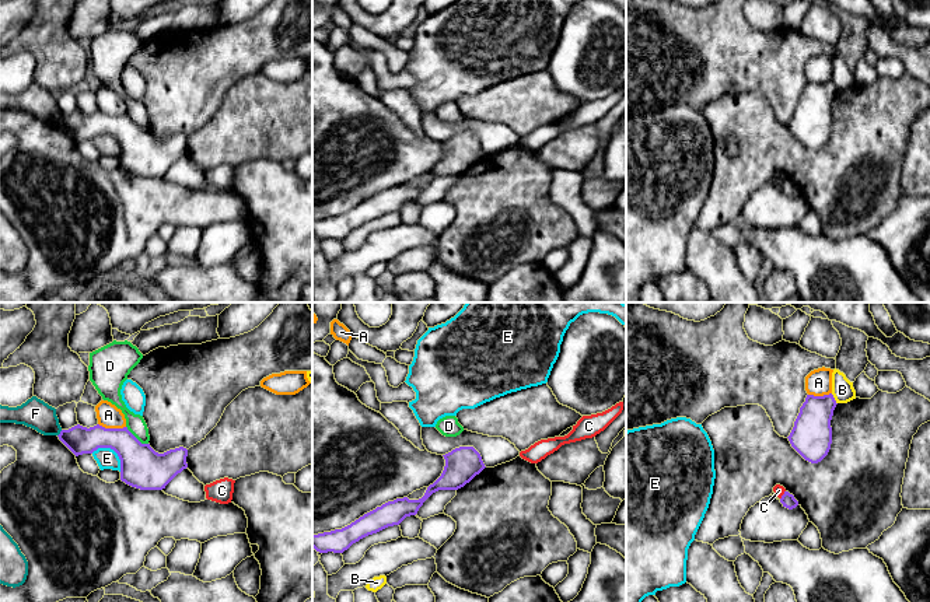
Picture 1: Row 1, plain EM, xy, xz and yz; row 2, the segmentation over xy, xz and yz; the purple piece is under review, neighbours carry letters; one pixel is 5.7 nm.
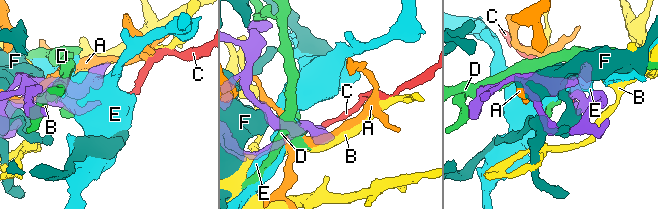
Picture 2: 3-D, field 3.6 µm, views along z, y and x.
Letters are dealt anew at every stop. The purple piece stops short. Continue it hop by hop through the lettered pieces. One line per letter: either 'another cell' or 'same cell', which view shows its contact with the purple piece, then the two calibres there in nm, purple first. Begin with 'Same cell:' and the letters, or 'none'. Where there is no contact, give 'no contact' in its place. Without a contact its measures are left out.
Same cell: none
A: another cell; meets purple in xy; 220 nm thick on the purple side, 140 nm on the other
B: another cell; meets purple in yz; 240 nm thick on the purple side, 130 nm on the other
C: another cell; meets purple in yz; 80 nm thick on the purple side, 70 nm on the other
D: another cell; meets purple in xy; 240 nm thick on the purple side, 110 nm on the other
E: another cell; meets purple in xy; 240 nm thick on the purple side, 120 nm on the other
F: another cell; meets purple in xy; 160 nm thick on the purple side, 170 nm on the other

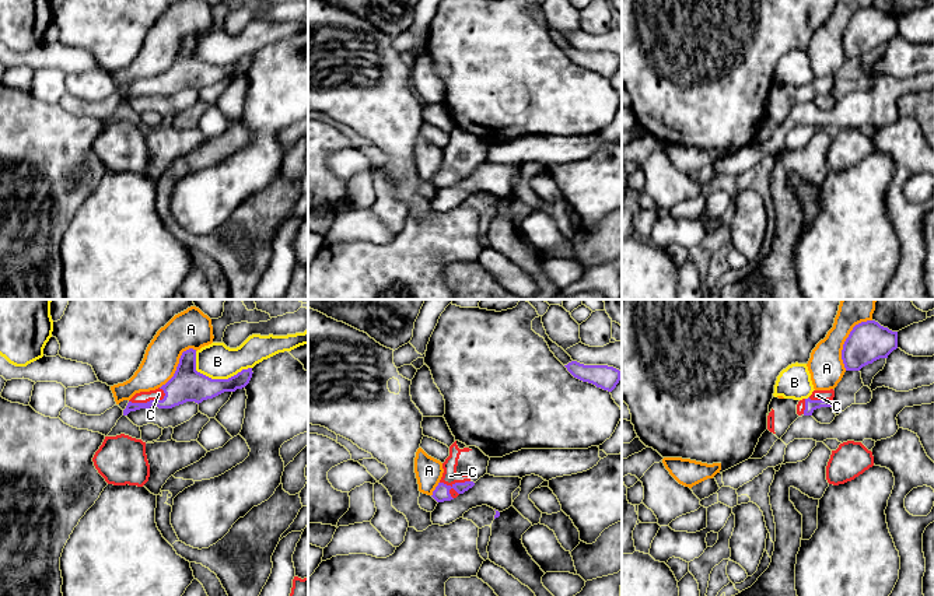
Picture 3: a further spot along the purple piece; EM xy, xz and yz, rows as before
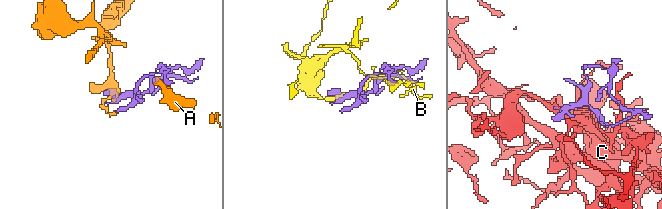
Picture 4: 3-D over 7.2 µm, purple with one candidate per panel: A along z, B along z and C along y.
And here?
Same cell: C
A: another cell; meets purple in yz; 220 nm thick on the purple side, 200 nm on the other
B: another cell; meets purple in xy; 190 nm thick on the purple side, 200 nm on the other
C: same cell; meets purple in xz; 90 nm thick on the purple side, 90 nm on the other

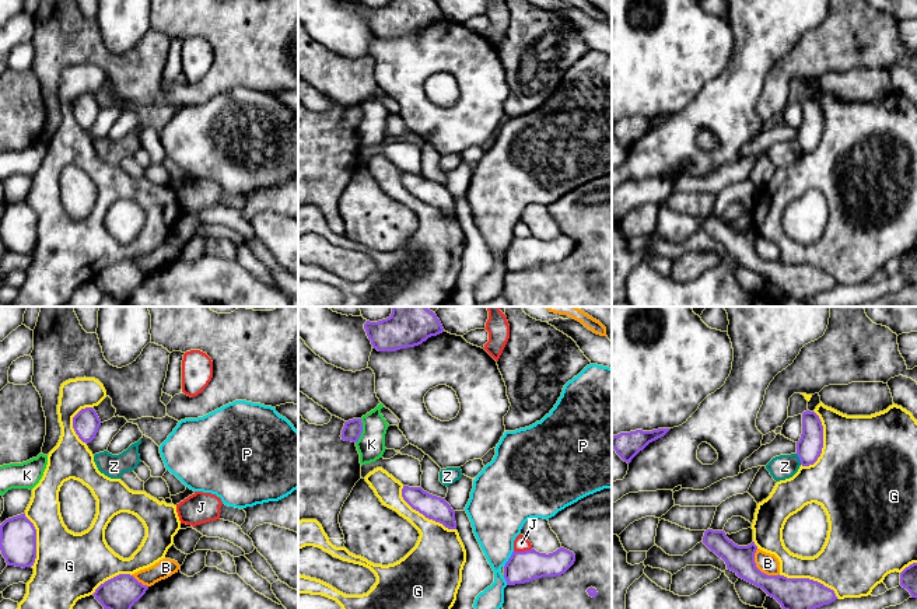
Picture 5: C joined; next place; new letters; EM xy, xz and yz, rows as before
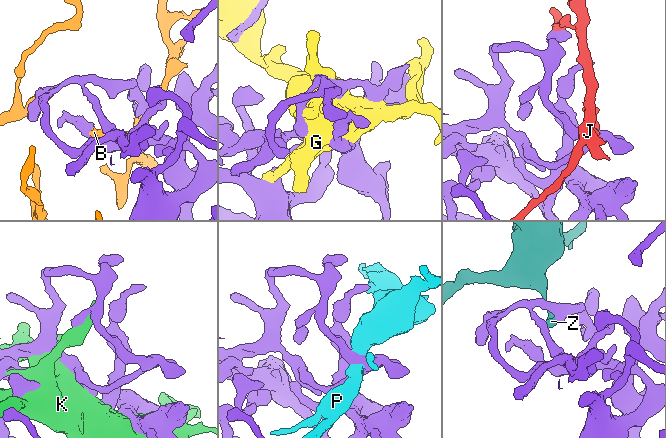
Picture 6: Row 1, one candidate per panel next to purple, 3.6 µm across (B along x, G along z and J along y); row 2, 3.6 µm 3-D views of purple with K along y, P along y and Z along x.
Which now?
Same cell: none
B: another cell; meets purple in yz; 190 nm thick on the purple side, 120 nm on the other
G: another cell; meets purple in xz; 140 nm thick on the purple side, 300 nm on the other
J: another cell; meets purple in xz; 180 nm thick on the purple side, 90 nm on the other
K: another cell; meets purple in xz; 110 nm thick on the purple side, 160 nm on the other
P: another cell; meets purple in xz; 180 nm thick on the purple side, 300 nm on the other
Z: another cell; meets purple in yz; 140 nm thick on the purple side, 140 nm on the other

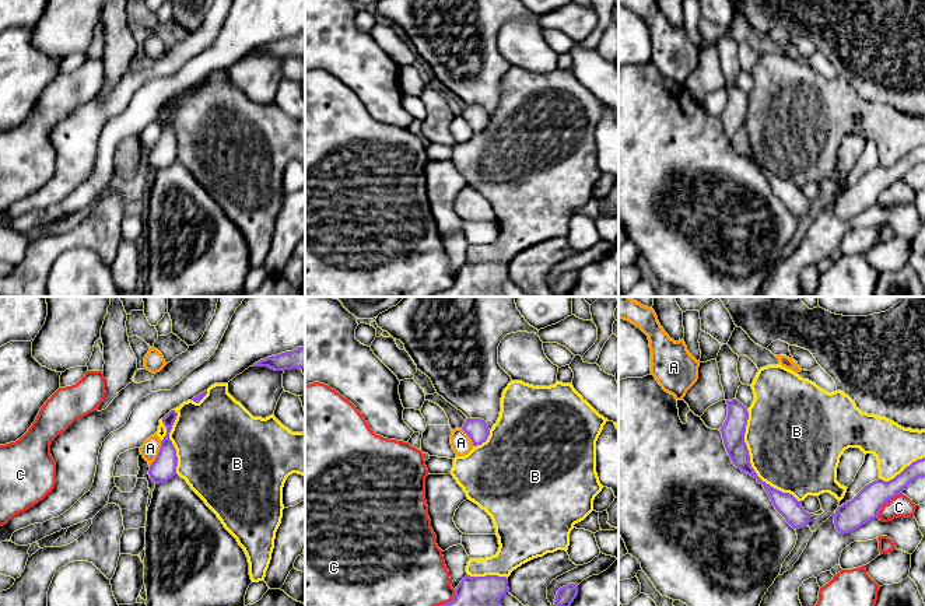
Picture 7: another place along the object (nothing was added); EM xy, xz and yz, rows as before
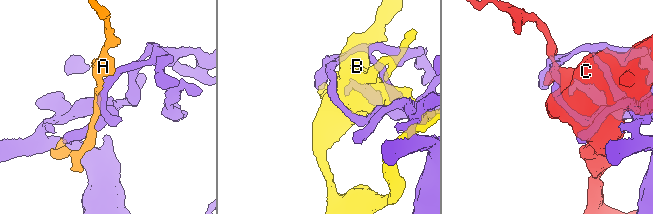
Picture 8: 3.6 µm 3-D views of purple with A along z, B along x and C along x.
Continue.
Same cell: none
A: another cell; meets purple in xy; 140 nm thick on the purple side, 100 nm on the other
B: another cell; meets purple in yz; 140 nm thick on the purple side, 480 nm on the other
C: another cell; meets purple in yz; 160 nm thick on the purple side, 130 nm on the other

